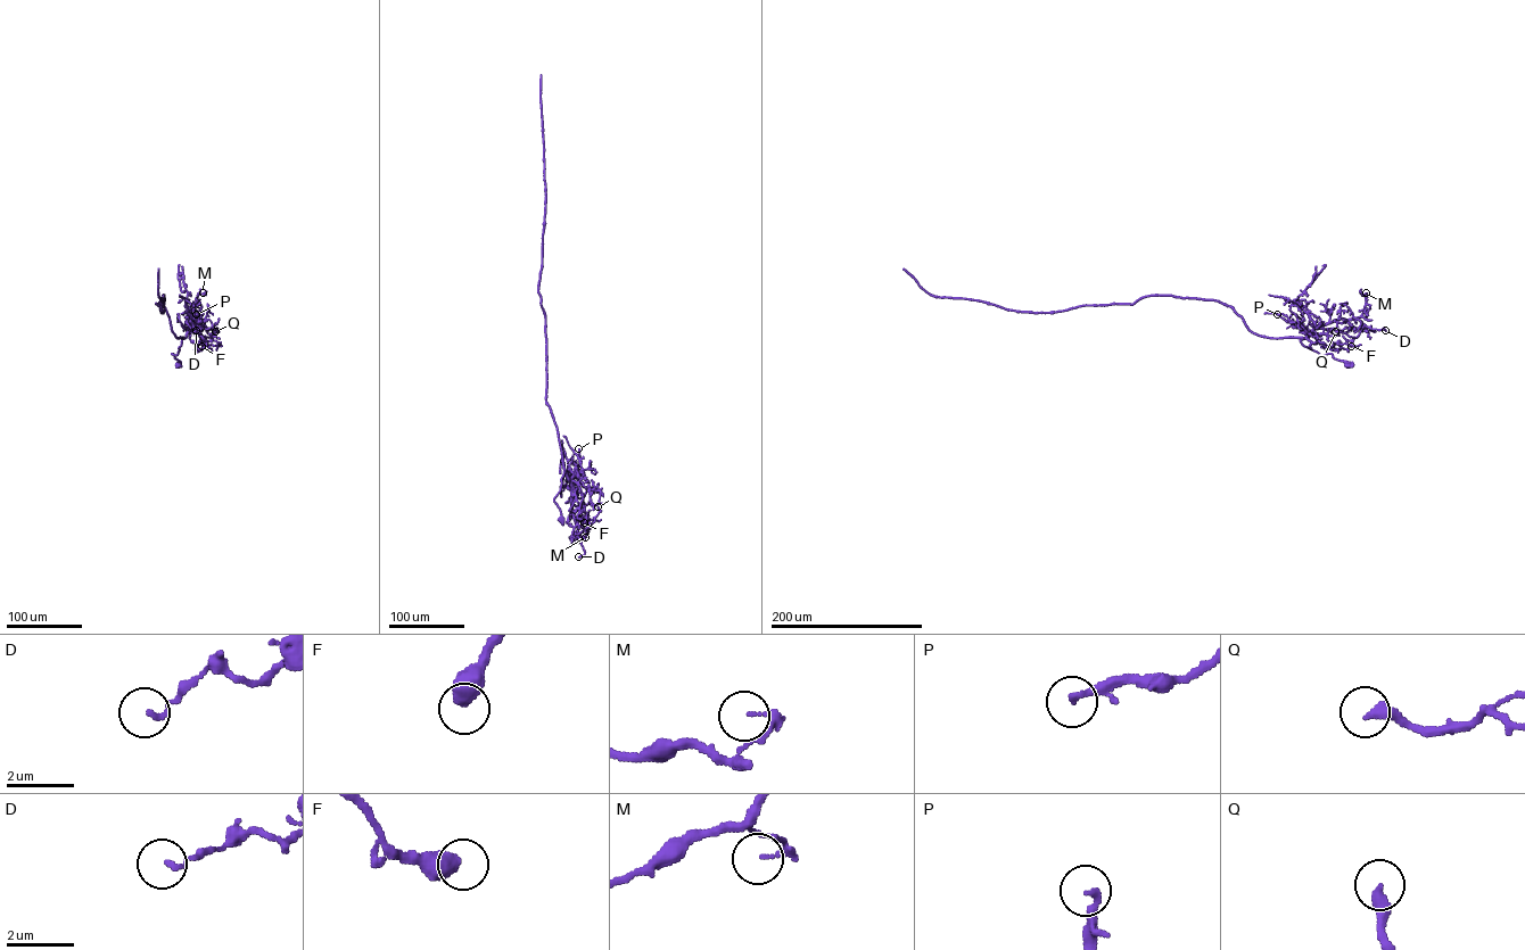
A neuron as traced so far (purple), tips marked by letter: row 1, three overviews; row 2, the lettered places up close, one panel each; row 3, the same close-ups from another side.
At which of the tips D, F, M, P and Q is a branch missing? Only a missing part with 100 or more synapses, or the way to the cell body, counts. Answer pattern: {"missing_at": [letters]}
{"missing_at": []}

